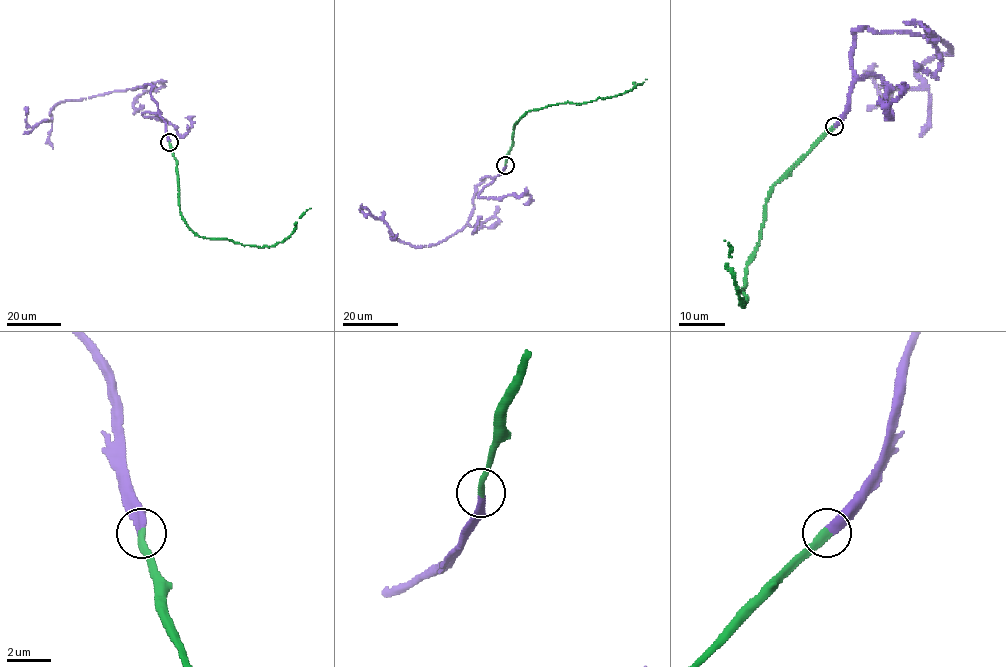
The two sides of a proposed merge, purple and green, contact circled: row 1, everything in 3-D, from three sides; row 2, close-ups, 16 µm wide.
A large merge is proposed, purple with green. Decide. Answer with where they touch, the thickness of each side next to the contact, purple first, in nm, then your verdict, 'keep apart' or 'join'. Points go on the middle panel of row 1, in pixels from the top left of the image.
place (505, 165); calibres 400 and 360 nm; join

